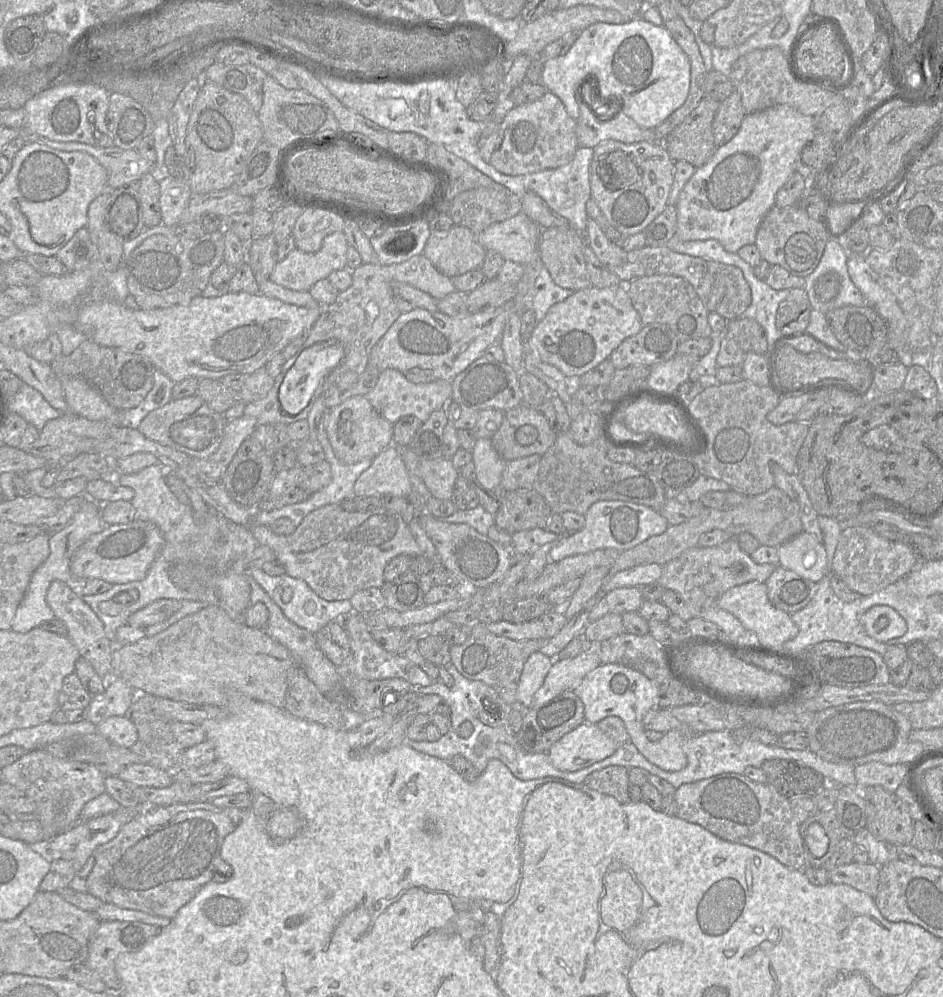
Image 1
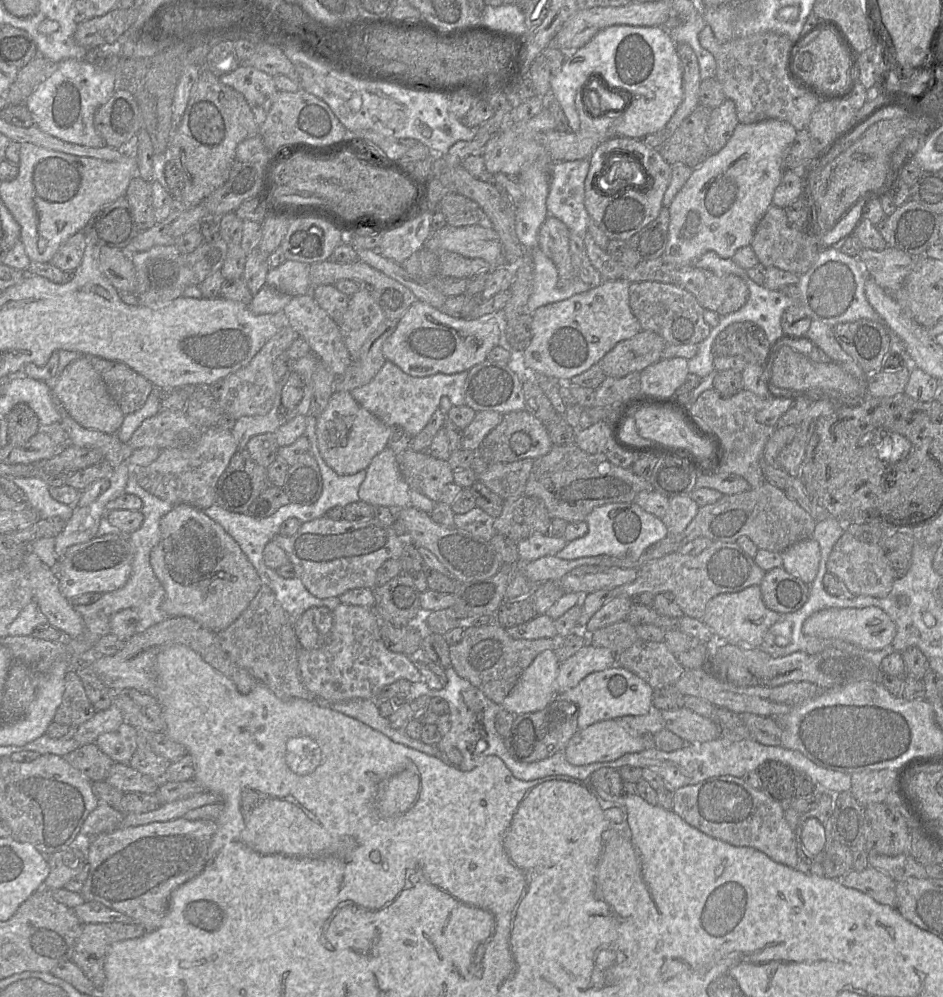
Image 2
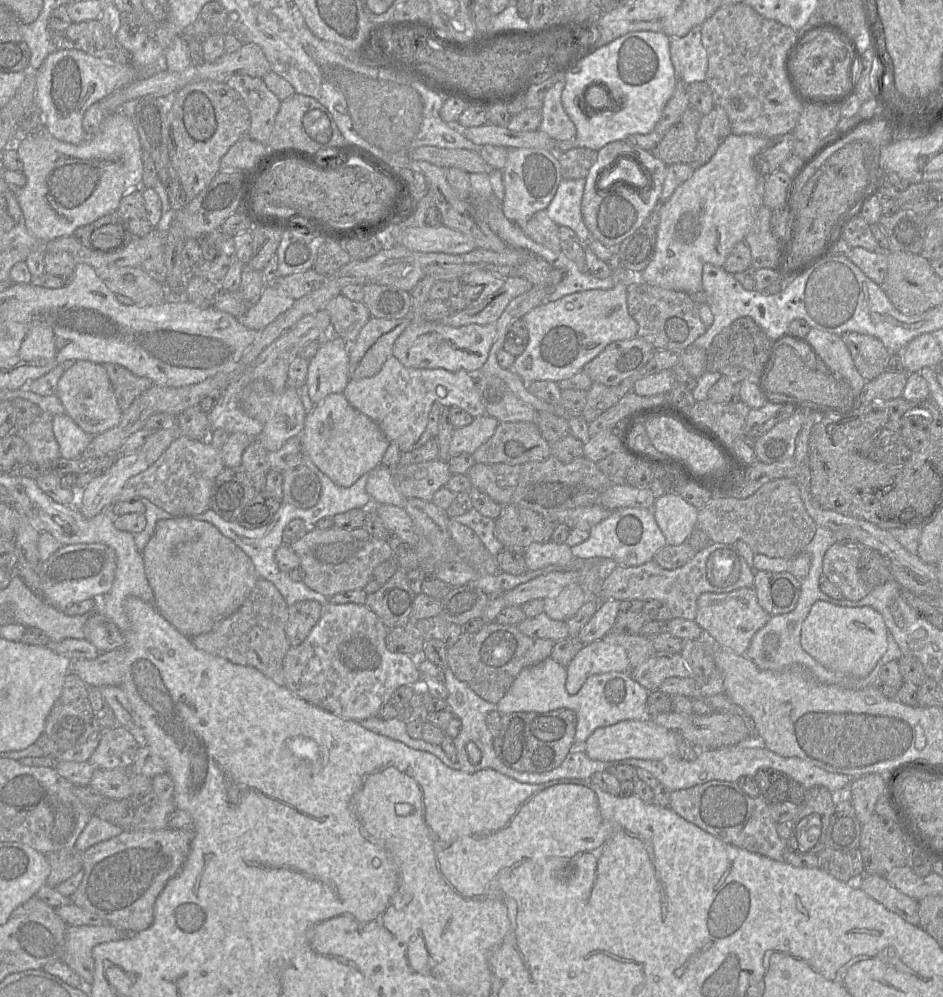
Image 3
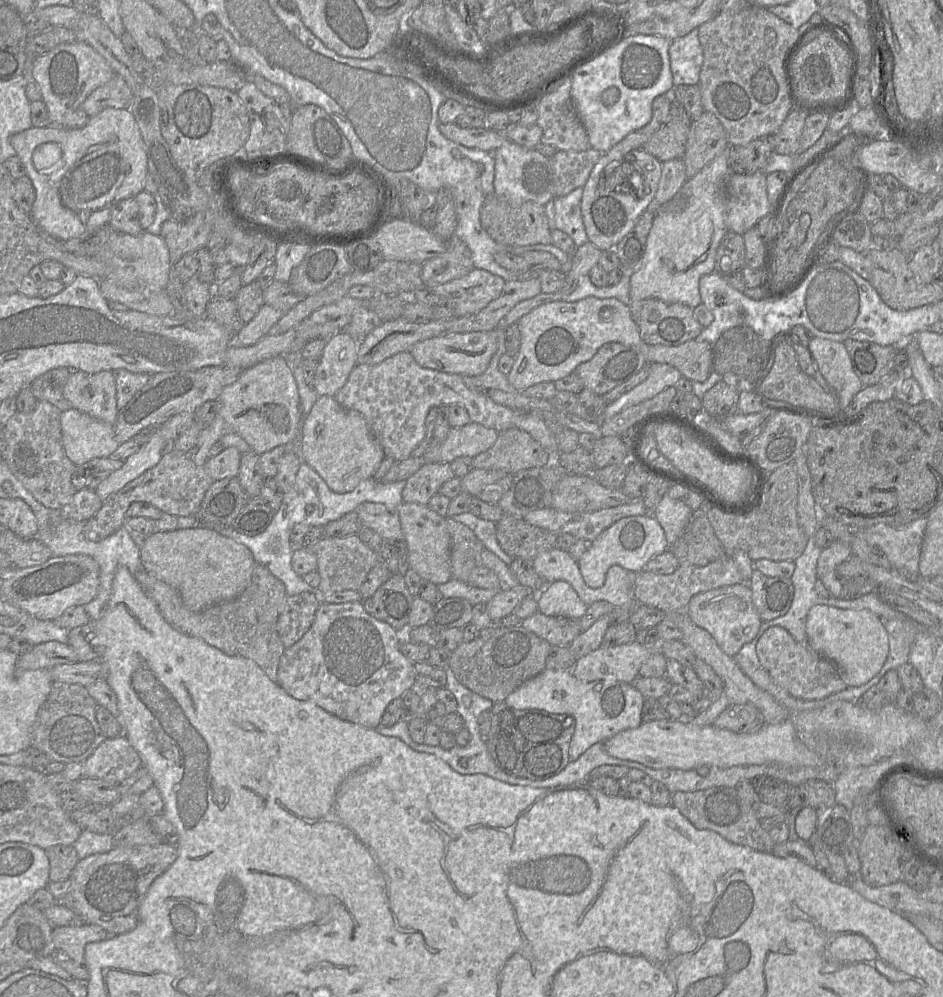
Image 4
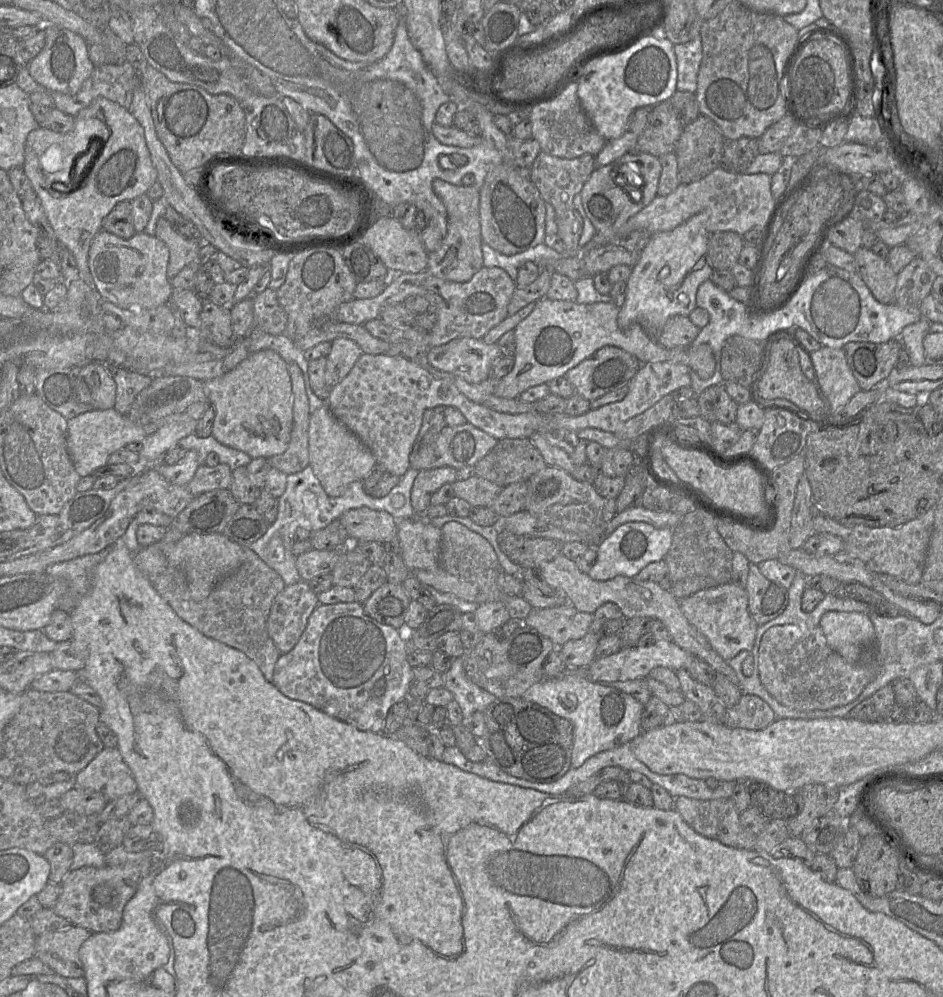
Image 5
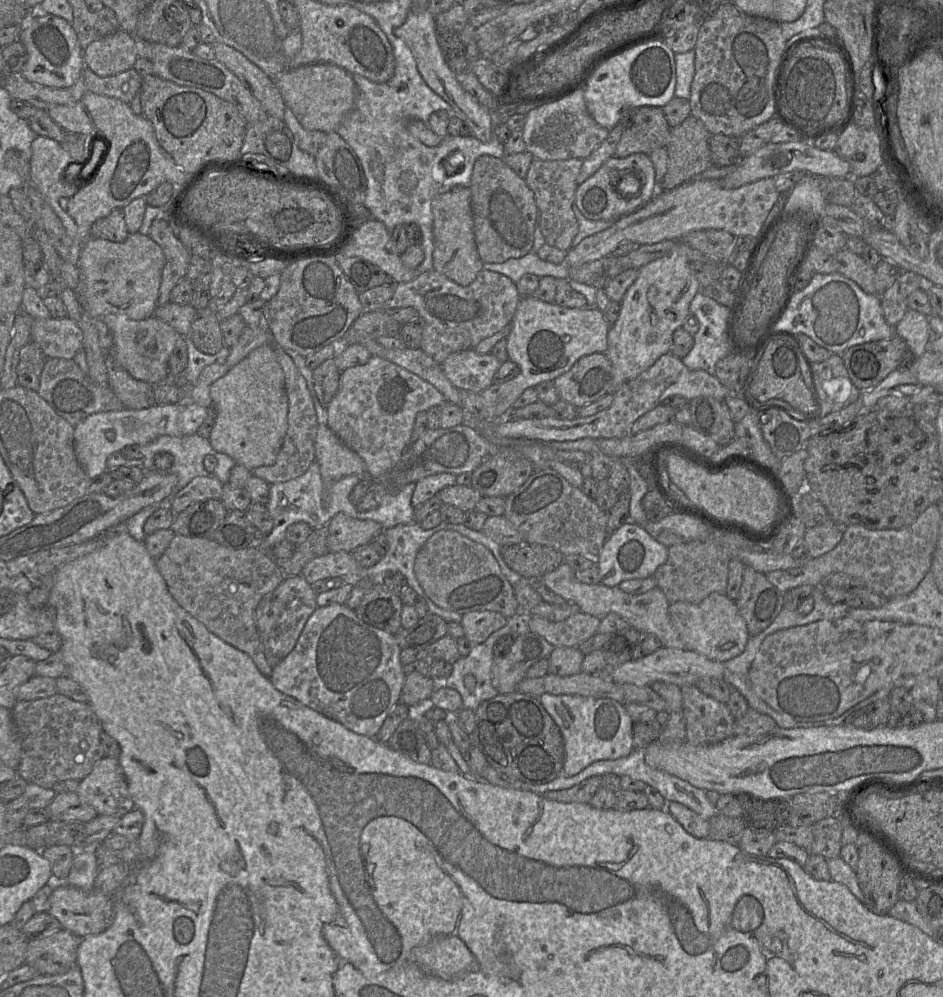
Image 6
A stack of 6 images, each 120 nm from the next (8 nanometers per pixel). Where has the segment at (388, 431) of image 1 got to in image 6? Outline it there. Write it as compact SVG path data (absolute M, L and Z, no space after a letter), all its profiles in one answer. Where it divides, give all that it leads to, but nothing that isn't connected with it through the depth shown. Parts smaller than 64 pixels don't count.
M328 425L318 427L315 456L320 466L324 488L327 490L345 476L366 476L364 460L347 447Z

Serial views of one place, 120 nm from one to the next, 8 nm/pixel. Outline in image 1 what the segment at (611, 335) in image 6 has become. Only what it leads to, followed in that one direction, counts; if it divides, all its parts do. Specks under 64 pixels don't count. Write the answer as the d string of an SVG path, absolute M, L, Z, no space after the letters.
M775 105L746 114L735 136L717 147L712 157L686 183L676 203L677 229L675 236L682 241L717 240L730 253L754 244L758 228L775 205L777 192L797 171L803 148L815 135L816 118L801 114L788 105Z

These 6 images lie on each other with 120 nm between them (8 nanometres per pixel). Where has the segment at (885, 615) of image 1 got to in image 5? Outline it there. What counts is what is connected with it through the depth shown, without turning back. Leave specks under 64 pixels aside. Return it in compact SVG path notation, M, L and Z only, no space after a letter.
M828 611L820 619L828 645L850 663L874 655L875 629L868 614Z

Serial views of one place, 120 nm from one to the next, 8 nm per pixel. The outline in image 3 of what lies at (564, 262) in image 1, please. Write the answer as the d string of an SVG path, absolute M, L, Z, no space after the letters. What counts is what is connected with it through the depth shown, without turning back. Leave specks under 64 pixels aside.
M546 209L534 213L524 225L519 225L519 227L536 243L553 252L561 251L559 226L549 218Z

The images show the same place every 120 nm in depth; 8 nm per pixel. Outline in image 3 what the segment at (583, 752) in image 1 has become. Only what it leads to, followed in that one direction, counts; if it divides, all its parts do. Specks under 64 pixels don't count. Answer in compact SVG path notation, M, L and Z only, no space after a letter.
M650 718L643 720L624 720L606 727L597 728L585 741L583 751L592 760L612 762L628 758L660 760L668 756L677 756L679 732L671 731L654 723Z

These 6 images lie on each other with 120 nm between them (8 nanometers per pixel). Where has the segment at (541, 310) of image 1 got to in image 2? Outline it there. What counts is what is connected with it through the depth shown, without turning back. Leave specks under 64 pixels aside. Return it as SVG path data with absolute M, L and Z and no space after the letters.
M539 247L527 252L530 252L532 259L533 284L525 312L532 314L541 306L568 299L575 294L596 287L586 284L576 277L567 289L558 288L558 272L552 260Z

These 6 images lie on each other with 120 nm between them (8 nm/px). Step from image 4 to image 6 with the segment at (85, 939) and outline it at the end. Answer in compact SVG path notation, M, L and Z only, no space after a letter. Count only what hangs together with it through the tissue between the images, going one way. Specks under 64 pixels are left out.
M60 929L43 937L30 939L25 963L39 975L64 974L77 965L81 938L66 929Z

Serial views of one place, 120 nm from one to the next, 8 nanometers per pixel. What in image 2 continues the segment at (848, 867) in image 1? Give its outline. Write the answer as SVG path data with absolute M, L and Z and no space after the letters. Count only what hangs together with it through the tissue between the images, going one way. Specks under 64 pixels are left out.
M870 866L862 871L856 871L853 869L846 875L842 876L841 878L831 878L831 879L840 879L840 883L843 886L859 890L865 893L866 895L870 896L872 899L874 899L878 903L881 903L883 905L889 906L894 909L896 909L897 907L896 882L887 874L885 874L884 872L878 869L875 869Z

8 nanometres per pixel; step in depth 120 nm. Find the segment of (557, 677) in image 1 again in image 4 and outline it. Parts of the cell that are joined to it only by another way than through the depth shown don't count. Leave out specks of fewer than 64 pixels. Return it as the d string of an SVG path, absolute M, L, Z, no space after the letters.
M632 642L598 649L576 660L572 674L581 682L595 680L618 680L632 683L639 676L643 662L658 646L644 646Z

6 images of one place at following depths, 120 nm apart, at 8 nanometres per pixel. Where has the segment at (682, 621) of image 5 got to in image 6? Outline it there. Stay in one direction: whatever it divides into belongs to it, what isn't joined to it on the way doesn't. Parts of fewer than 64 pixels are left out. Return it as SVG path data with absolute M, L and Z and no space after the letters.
M563 562L554 571L542 576L541 581L567 603L577 605L580 612L599 619L609 613L615 613L641 633L653 634L662 647L685 649L669 616L670 602L660 588L655 587L644 594L632 595L623 592L618 586L608 587L601 583L595 585L581 583L575 578L574 573L575 571L568 564Z

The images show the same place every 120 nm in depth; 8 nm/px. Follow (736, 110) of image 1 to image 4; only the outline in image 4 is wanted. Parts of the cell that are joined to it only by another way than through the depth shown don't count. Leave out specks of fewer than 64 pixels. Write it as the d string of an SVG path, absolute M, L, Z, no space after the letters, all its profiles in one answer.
M704 111L696 120L692 120L687 135L686 148L682 156L685 164L687 178L691 178L699 172L714 157L729 147L727 133L721 122L710 112Z

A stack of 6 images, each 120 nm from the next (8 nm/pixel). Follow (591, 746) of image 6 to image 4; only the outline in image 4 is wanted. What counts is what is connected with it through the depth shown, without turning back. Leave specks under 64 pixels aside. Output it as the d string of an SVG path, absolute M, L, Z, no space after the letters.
M544 669L526 681L505 700L515 709L539 709L553 714L567 714L575 720L569 748L569 761L578 759L590 746L604 742L615 734L642 723L644 696L631 684L618 680L581 682L570 670Z

